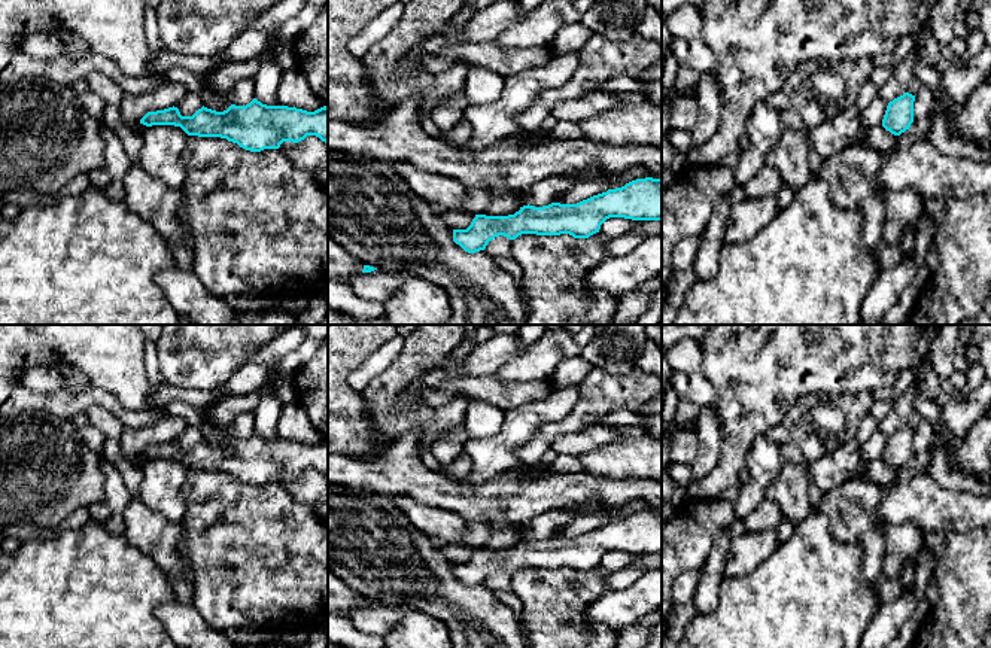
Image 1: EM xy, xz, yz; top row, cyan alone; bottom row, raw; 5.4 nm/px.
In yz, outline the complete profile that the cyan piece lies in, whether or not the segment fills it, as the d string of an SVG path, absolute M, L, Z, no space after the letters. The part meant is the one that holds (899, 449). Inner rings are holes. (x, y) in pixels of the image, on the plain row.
M905 426L888 436L882 460L894 469L900 469L909 463L914 456L914 435L915 429Z

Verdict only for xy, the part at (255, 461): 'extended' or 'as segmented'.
as segmented

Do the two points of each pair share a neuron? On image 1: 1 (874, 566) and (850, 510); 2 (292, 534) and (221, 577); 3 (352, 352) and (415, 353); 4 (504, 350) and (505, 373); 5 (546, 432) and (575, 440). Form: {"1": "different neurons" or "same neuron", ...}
{"1": "same neuron", "2": "same neuron", "3": "different neurons", "4": "different neurons", "5": "different neurons"}

